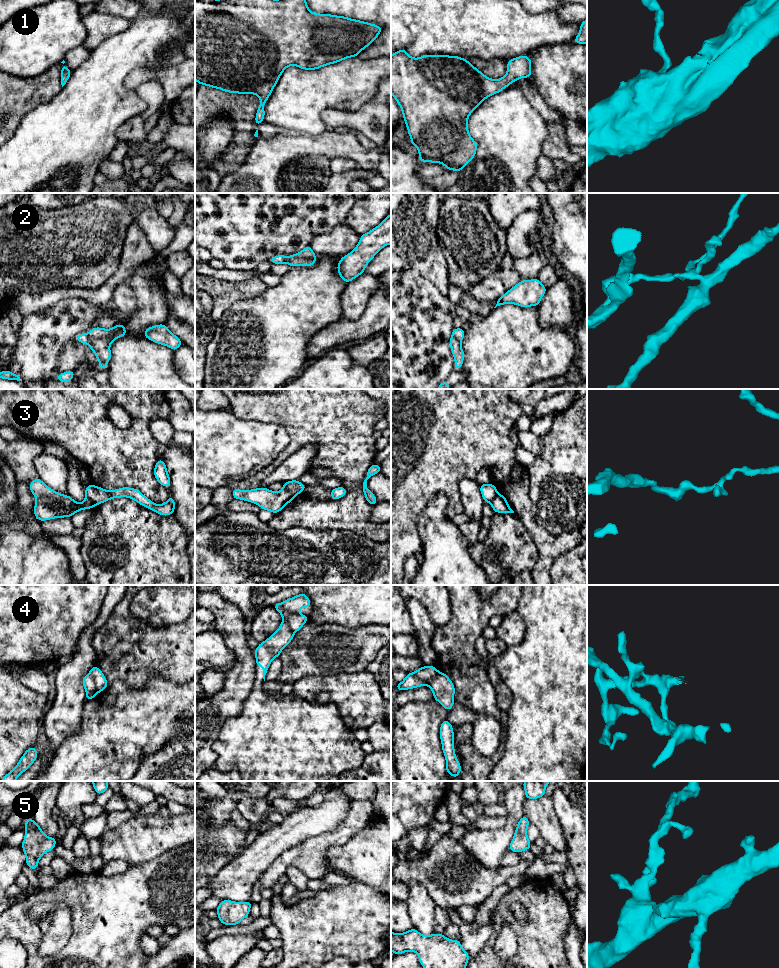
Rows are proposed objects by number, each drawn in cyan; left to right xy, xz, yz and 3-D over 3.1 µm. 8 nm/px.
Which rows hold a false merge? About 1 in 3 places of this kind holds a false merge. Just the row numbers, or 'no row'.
2, 3, 4

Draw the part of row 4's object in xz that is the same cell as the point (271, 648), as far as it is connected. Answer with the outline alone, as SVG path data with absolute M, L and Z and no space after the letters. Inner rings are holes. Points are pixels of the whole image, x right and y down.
M302 593L281 603L283 612L281 614L283 622L278 630L268 639L260 643L255 649L256 666L263 667L263 679L271 664L271 661L280 656L281 651L292 641L294 632L286 622L286 616L290 613L298 614L301 607L308 608L311 605L309 597Z

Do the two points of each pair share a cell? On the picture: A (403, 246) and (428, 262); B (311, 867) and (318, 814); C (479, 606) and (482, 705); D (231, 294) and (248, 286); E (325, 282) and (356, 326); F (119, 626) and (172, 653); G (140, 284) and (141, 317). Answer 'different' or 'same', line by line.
A: same
B: different
C: same
D: same
E: different
F: same
G: same

